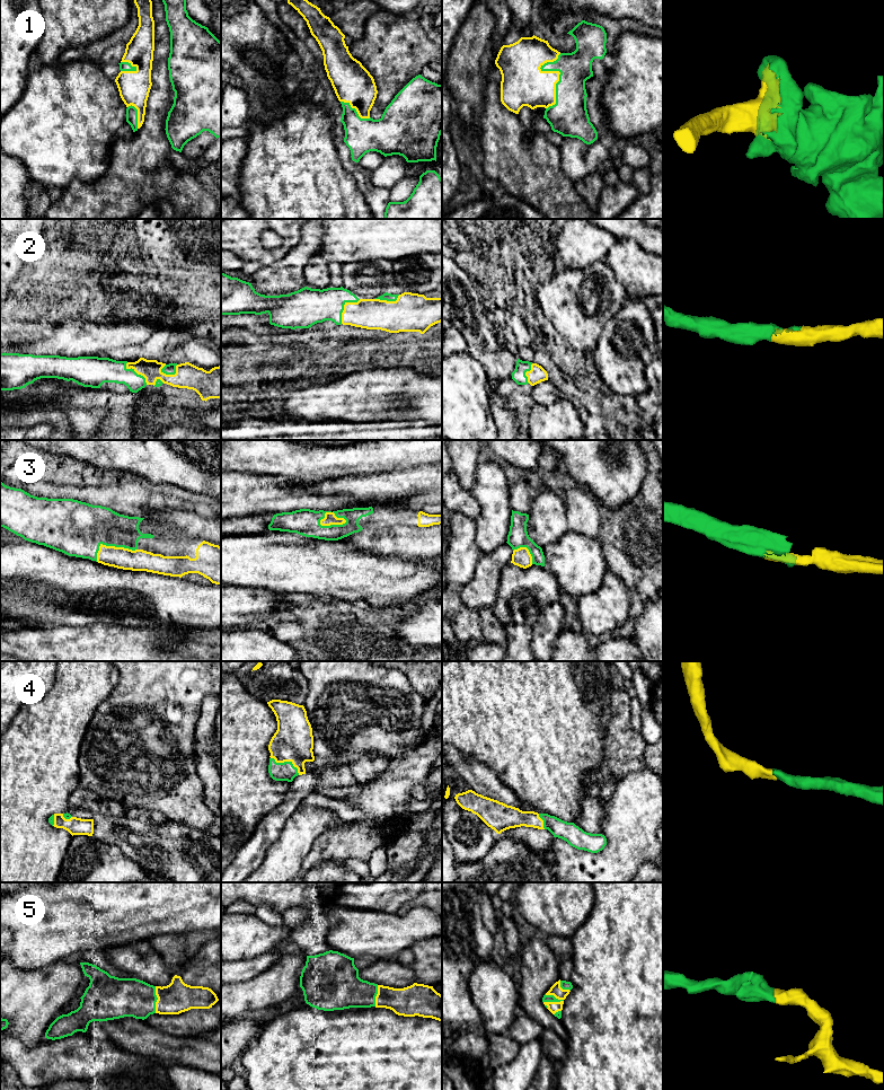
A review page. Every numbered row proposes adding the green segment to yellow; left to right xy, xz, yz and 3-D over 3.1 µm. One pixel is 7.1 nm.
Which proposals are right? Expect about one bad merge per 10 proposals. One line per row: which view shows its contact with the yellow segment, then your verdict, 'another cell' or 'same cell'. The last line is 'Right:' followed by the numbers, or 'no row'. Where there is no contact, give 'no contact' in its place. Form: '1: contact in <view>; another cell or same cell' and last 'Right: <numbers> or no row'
1: contact in yz; same cell
2: contact in xz; same cell
3: contact in xz; same cell
4: contact in xz; same cell
5: contact in yz; same cell
Right: 1, 2, 3, 4, 5

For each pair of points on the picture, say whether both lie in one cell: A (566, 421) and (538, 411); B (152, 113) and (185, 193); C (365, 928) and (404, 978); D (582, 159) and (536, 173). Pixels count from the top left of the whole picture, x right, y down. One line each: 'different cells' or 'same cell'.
A: same cell
B: same cell
C: different cells
D: different cells

